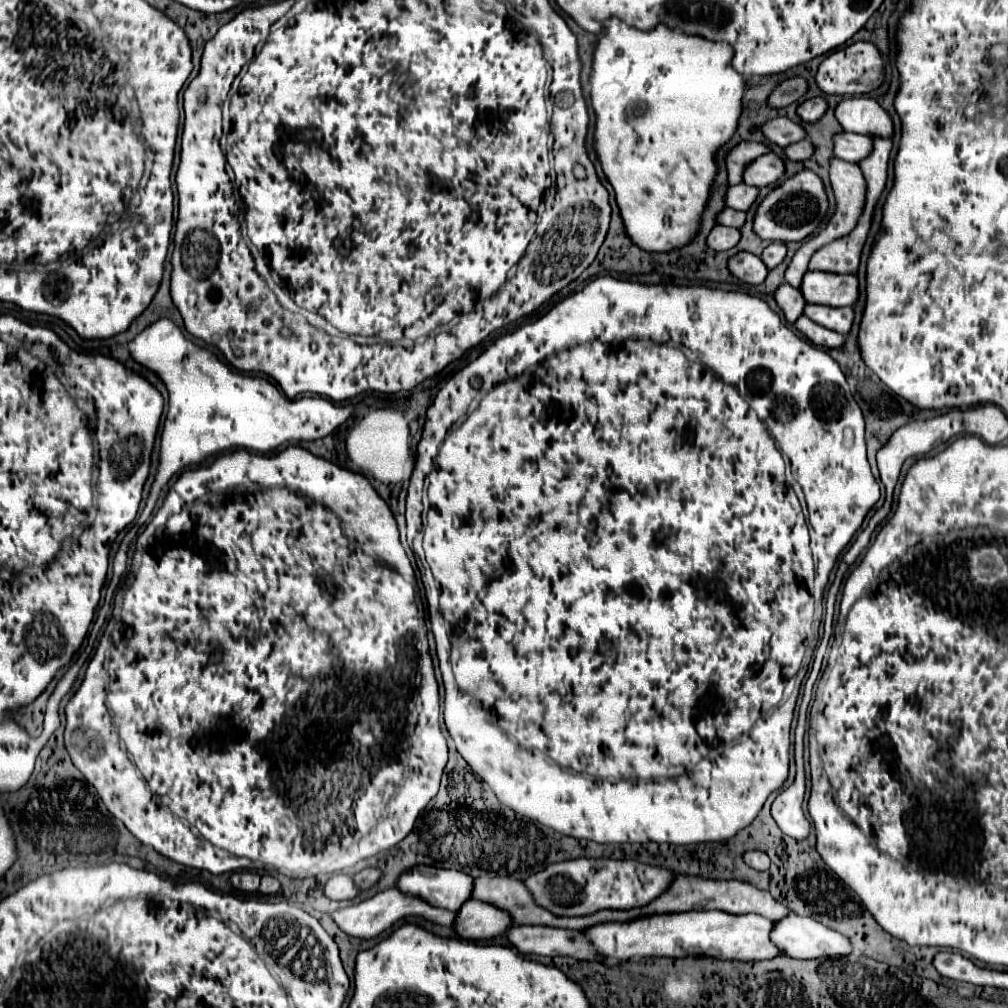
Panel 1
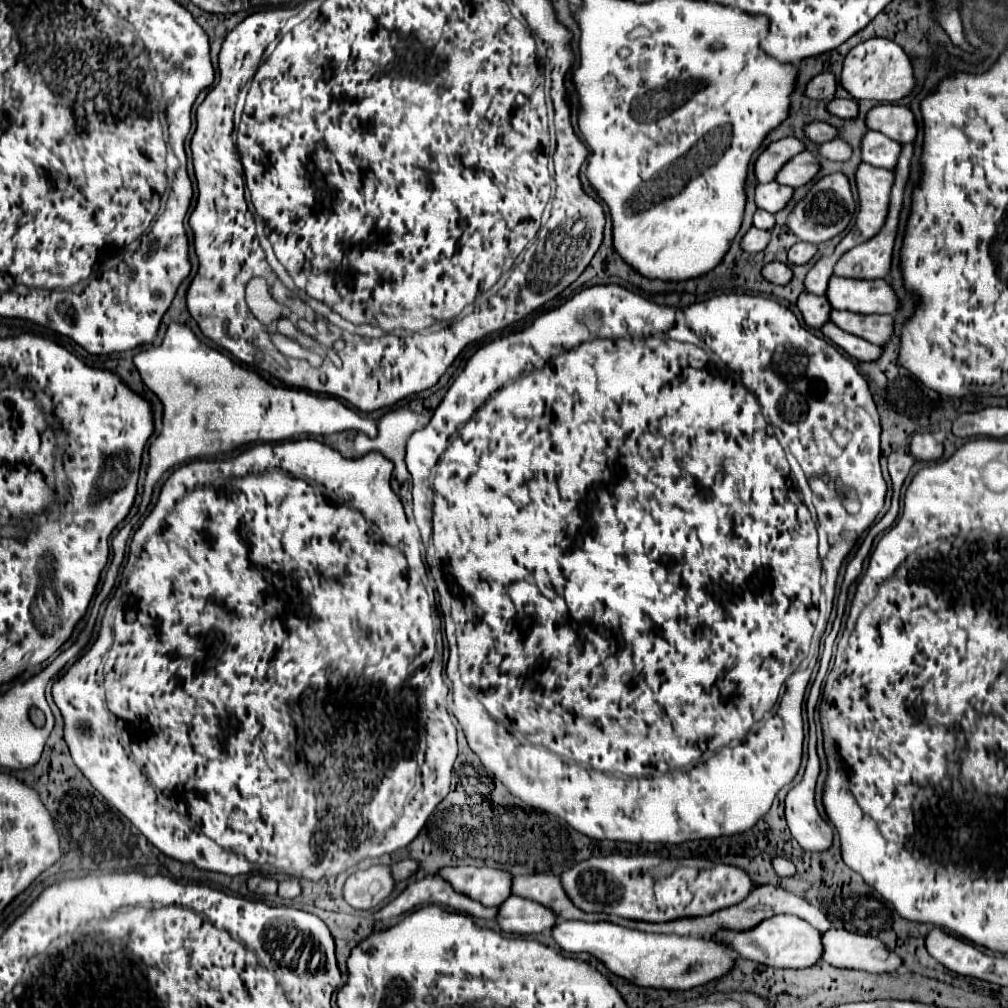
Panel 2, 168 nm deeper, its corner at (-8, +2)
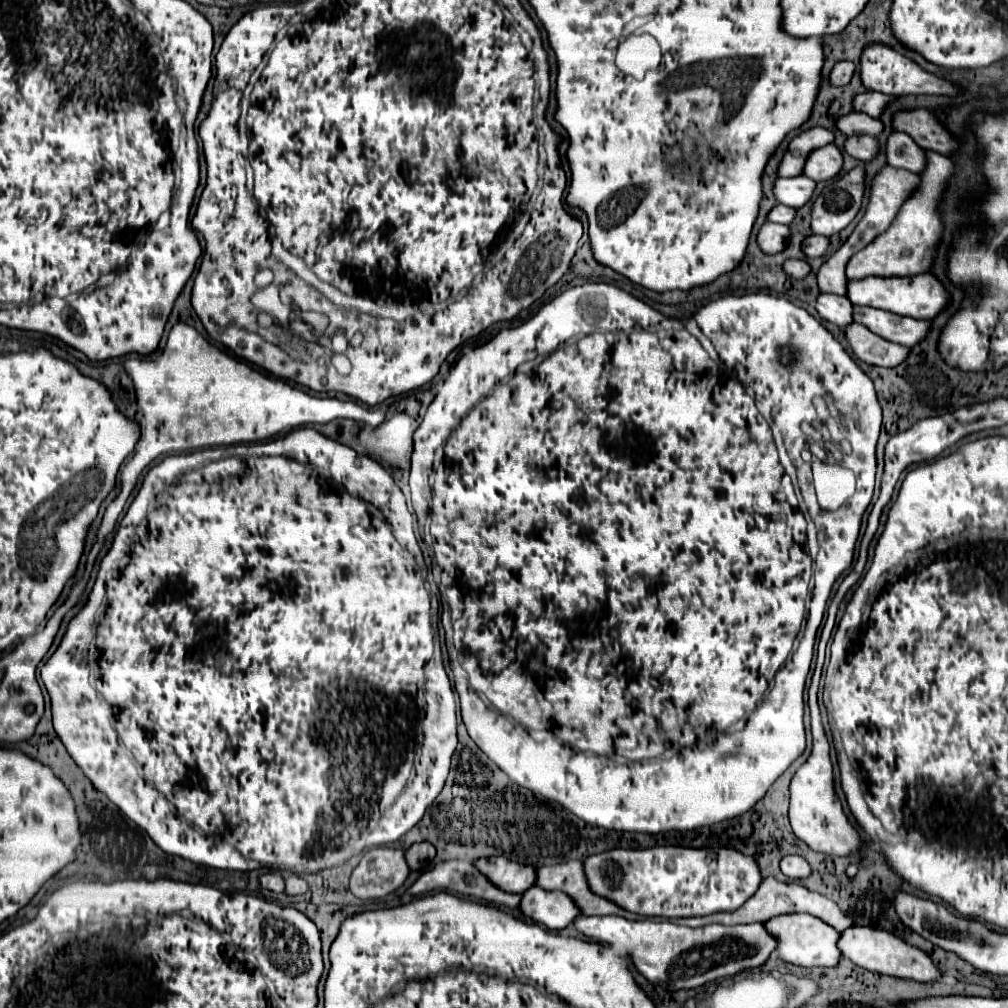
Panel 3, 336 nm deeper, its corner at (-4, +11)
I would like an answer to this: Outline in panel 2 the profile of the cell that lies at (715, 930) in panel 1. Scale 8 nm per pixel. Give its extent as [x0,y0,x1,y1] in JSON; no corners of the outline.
[716,916,822,968]

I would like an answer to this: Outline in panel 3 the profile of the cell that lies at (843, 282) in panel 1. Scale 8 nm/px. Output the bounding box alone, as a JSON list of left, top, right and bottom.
[846,273,948,319]

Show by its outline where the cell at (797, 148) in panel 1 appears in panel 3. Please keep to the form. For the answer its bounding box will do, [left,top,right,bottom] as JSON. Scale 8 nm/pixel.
[844,135,878,161]

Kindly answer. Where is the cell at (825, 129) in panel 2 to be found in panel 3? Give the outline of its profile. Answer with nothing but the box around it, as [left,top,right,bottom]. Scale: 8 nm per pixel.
[834,113,882,135]

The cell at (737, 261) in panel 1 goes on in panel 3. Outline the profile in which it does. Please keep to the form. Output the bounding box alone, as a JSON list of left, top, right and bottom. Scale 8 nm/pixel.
[782,259,810,279]

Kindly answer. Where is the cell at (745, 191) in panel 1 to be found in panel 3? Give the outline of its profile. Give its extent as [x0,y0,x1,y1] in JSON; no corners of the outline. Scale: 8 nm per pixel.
[774,177,814,207]

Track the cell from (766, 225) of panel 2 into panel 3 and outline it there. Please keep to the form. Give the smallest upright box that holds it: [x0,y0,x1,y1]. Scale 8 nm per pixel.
[768,205,796,225]

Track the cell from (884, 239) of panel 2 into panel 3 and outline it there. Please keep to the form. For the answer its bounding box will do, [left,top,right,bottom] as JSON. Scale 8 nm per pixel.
[846,151,952,279]

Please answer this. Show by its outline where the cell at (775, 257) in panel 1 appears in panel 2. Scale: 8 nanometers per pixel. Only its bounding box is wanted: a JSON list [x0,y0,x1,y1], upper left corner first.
[788,242,818,264]

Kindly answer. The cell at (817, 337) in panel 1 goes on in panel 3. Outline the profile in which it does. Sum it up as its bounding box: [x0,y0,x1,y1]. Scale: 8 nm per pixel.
[842,323,908,367]

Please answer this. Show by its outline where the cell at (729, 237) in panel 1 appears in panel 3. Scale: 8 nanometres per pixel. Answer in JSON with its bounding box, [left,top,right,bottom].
[756,223,788,253]

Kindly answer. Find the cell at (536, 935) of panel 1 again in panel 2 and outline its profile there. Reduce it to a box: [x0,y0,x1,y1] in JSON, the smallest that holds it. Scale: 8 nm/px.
[552,920,736,990]

